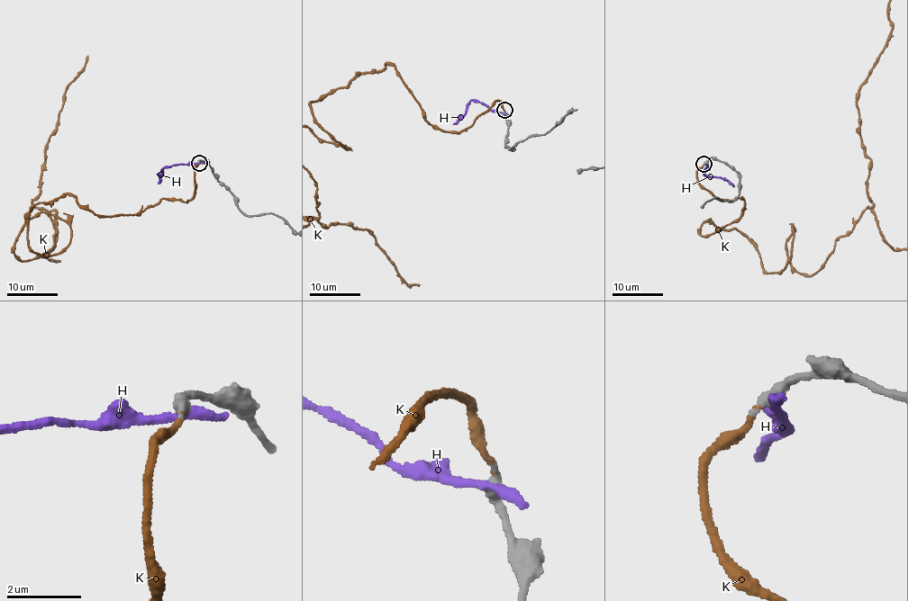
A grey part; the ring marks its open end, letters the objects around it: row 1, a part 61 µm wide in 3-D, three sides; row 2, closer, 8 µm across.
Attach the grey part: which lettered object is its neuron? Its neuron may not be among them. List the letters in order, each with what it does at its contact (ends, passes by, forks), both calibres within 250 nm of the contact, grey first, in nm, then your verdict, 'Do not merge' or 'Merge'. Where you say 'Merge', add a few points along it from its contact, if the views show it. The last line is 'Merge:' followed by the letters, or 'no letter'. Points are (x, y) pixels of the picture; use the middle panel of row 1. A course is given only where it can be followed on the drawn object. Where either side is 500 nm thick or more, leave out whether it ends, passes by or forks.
H: It ends there. Thickness 360 nm (grey) against 320 nm. Do not merge
K: It ends there. Thickness 340 nm (grey) against 160 nm. Merge. Its course: (504, 111), (443, 131), (387, 63), (309, 104), (345, 148)
Merge: K

